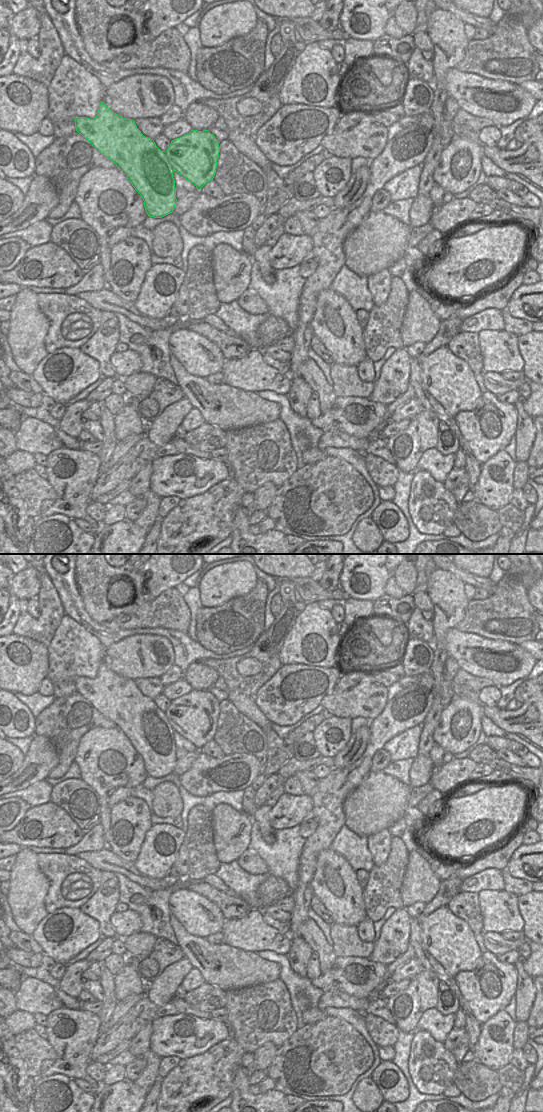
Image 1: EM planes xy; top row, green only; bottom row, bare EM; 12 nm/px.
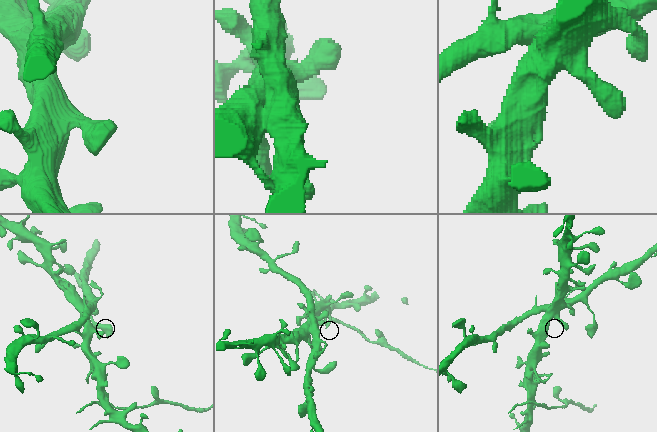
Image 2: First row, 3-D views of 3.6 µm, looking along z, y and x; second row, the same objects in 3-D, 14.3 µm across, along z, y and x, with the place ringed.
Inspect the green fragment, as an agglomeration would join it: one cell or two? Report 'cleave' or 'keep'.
cleave

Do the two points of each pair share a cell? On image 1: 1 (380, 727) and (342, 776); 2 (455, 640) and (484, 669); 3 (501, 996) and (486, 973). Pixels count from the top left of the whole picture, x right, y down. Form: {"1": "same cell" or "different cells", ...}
{"1": "same cell", "2": "same cell", "3": "same cell"}

